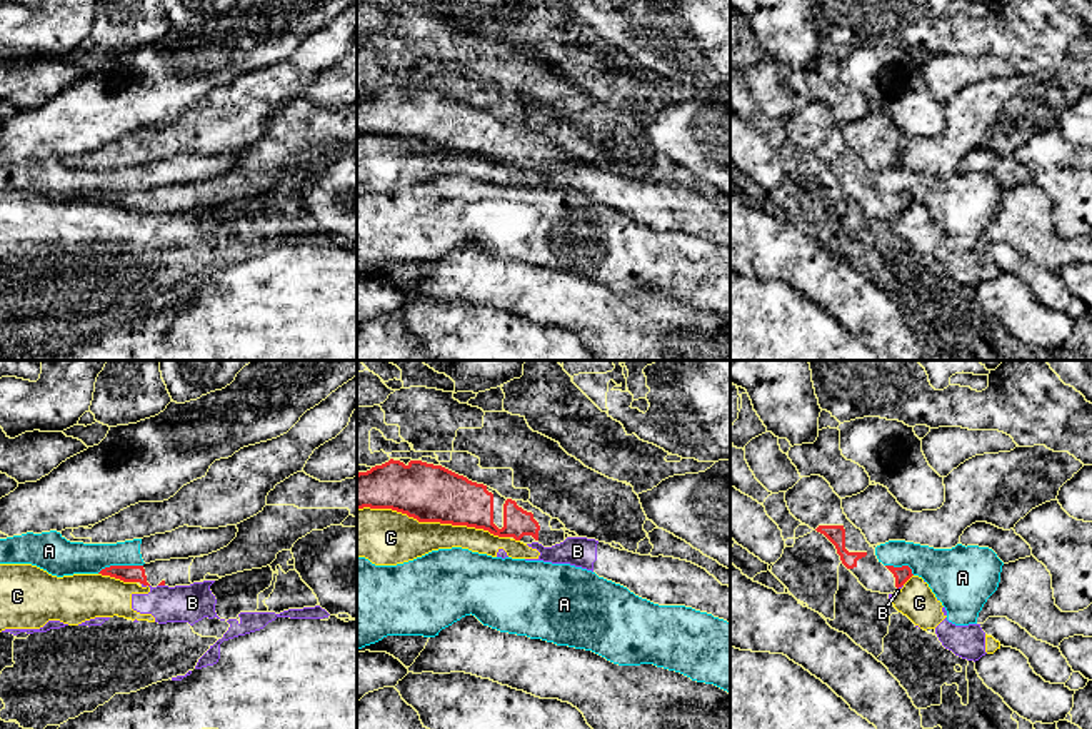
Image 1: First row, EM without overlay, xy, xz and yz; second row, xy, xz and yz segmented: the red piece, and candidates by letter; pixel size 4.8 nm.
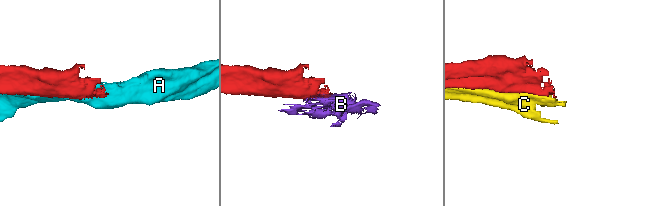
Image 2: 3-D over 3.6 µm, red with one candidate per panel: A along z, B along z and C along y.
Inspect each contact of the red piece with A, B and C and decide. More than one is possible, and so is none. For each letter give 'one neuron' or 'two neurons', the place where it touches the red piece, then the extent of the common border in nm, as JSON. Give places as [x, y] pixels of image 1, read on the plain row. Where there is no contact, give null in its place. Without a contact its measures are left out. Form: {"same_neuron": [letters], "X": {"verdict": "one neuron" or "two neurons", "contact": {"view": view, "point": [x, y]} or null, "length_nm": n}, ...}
{"same_neuron": [], "A": {"verdict": "two neurons", "contact": {"view": "xy", "point": [119, 192]}, "length_nm": 220}, "B": {"verdict": "two neurons", "contact": {"view": "xy", "point": [162, 211]}, "length_nm": 30}, "C": {"verdict": "two neurons", "contact": {"view": "xz", "point": [434, 147]}, "length_nm": 750}}

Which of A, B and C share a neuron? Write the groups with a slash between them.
A / B C

